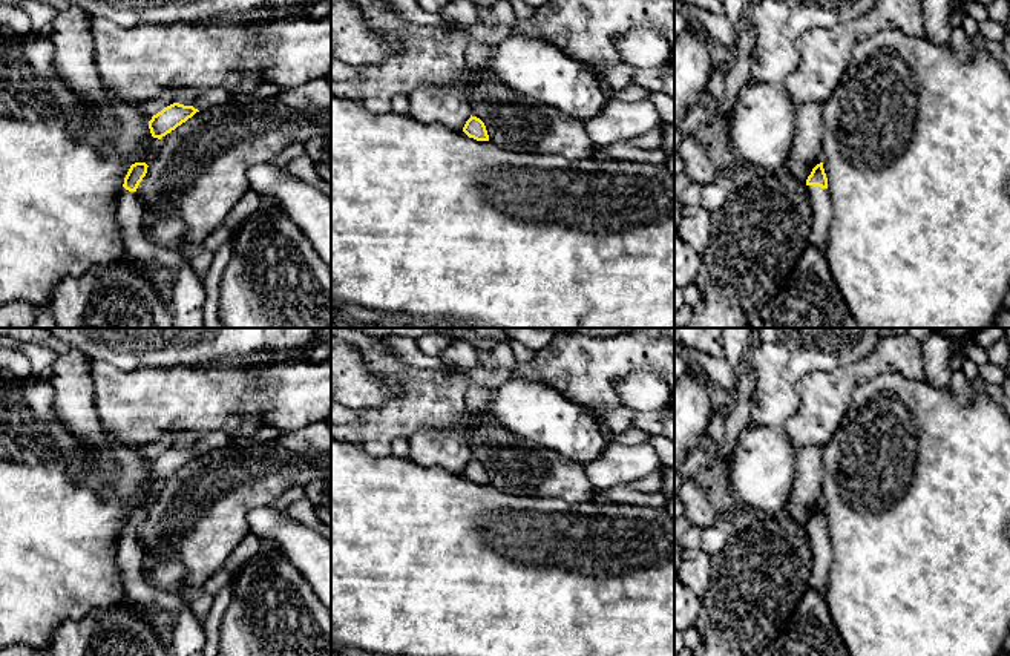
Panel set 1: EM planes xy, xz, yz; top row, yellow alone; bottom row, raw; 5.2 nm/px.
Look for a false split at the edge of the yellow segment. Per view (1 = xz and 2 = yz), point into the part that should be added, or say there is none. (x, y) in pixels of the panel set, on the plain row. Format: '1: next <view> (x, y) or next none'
1: next none
2: next yz (822, 554)

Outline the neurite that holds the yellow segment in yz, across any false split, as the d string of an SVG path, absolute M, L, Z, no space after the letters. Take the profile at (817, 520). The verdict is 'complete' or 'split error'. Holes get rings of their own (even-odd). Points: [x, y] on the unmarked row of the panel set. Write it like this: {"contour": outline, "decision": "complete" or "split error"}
{"contour": "M823 506L817 507L806 523L809 544L812 550L812 573L809 585L825 596L828 587L828 572L832 563L832 549L828 536L828 521Z", "decision": "split error"}

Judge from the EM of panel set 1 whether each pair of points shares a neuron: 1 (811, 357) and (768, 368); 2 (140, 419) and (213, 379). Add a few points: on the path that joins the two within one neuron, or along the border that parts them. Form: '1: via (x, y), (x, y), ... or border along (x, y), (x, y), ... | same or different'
1: border along (782, 344), (788, 353), (787, 376), (793, 382) | different
2: via (158, 400), (195, 397) | same

